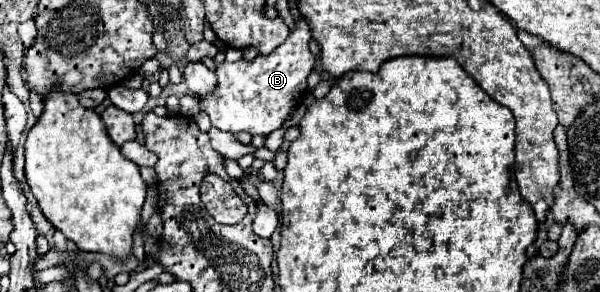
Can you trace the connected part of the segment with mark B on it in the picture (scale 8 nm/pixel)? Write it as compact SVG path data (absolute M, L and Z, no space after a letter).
M299 19L297 29L289 35L289 39L277 47L271 55L257 55L255 61L237 61L237 63L221 63L215 71L217 87L207 97L199 97L199 107L205 111L213 123L213 127L231 133L251 133L267 137L271 131L279 129L291 109L301 101L307 91L307 75L315 67L315 57L309 51L311 29Z

